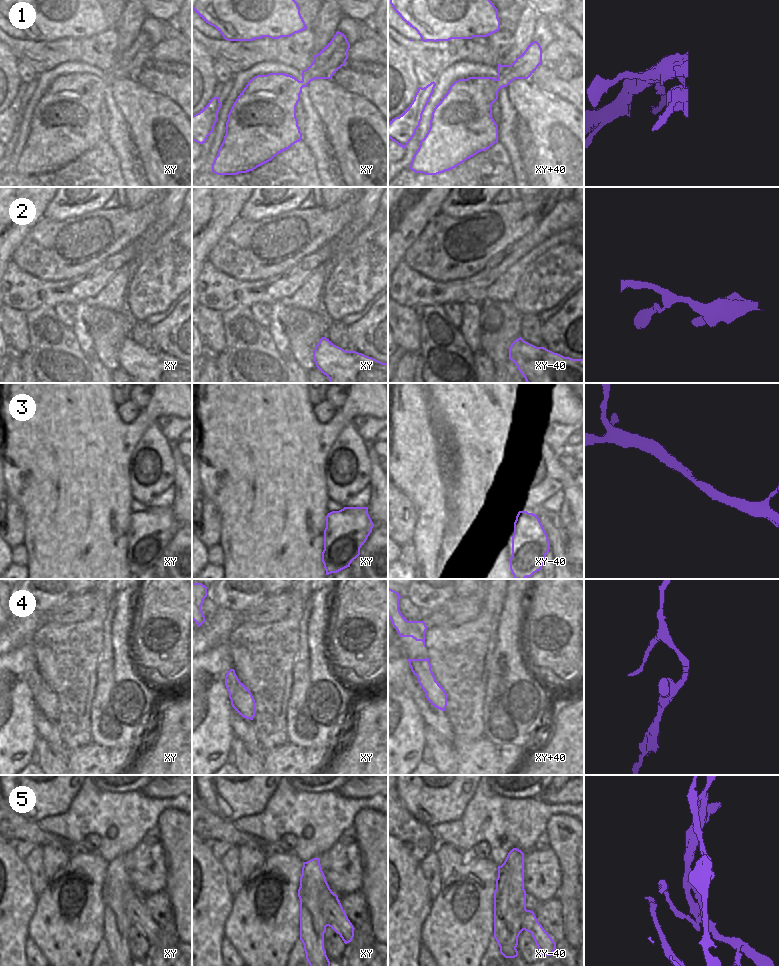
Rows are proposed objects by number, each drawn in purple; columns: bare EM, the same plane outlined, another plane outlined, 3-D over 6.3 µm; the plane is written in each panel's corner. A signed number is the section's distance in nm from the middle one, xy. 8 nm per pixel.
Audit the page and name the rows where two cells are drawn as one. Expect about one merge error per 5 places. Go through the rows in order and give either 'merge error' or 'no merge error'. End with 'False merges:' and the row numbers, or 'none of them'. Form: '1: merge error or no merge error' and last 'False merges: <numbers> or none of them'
1: merge error
2: no merge error
3: no merge error
4: no merge error
5: merge error
False merges: 1, 5

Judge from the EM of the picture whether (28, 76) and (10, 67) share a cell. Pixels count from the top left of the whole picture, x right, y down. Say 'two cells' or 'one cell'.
two cells

